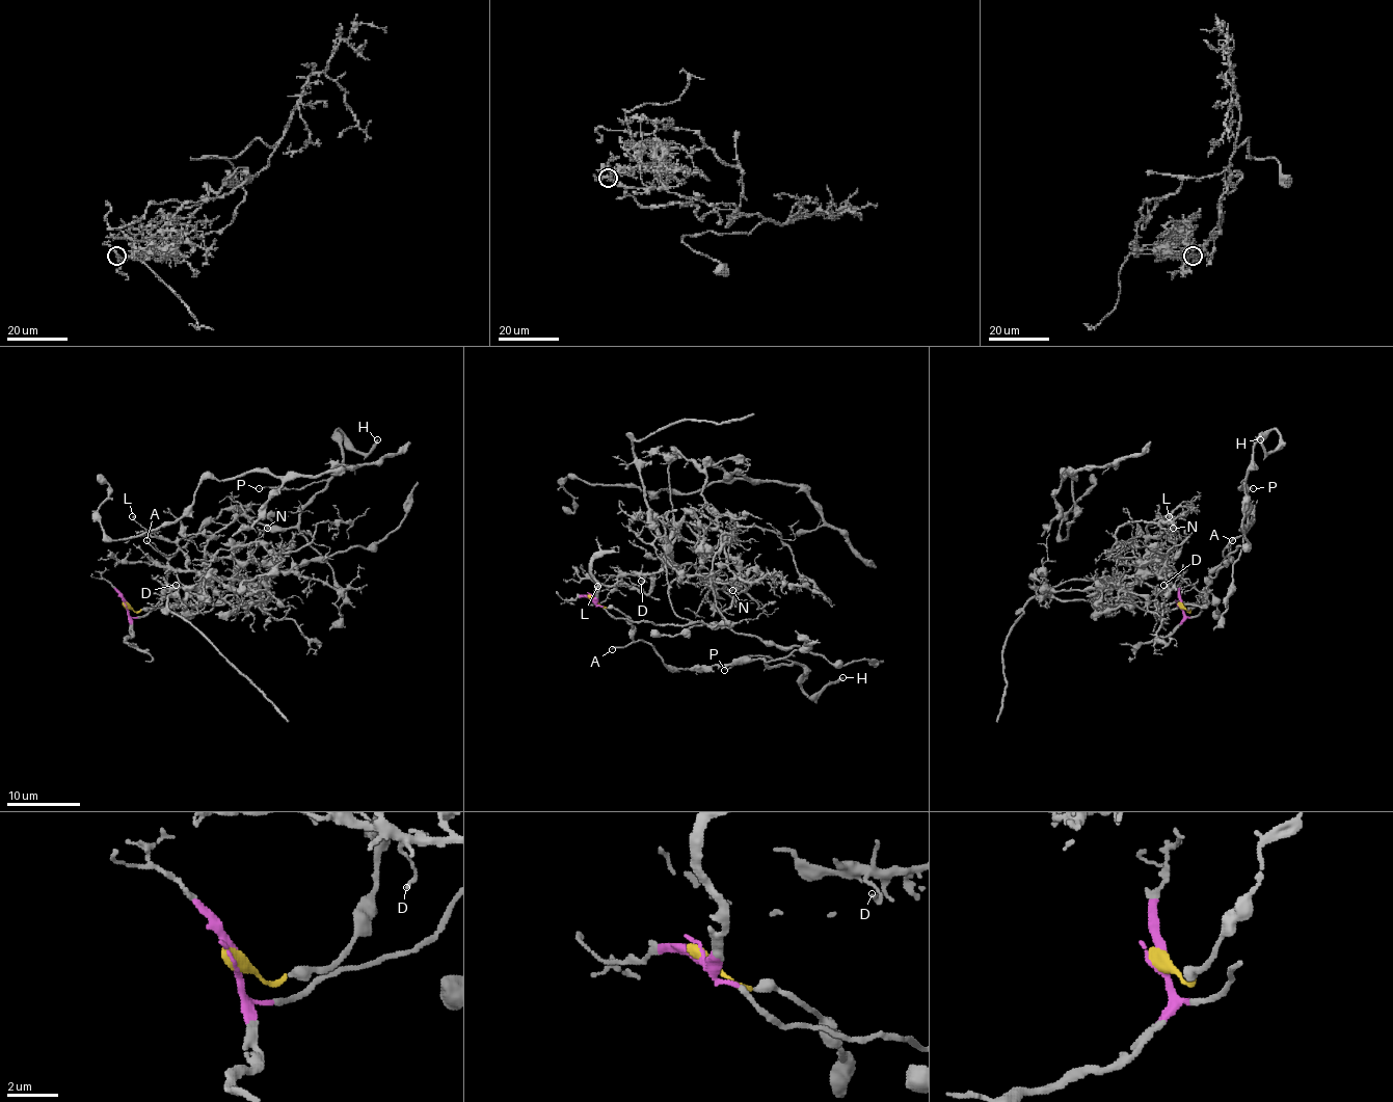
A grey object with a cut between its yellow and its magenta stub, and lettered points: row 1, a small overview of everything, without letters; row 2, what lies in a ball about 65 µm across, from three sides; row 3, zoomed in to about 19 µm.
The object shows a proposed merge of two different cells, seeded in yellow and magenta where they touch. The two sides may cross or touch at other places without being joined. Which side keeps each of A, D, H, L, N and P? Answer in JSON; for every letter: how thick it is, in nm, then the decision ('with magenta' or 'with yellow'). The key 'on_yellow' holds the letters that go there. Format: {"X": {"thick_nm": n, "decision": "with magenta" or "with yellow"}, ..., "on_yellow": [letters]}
{"A": {"thick_nm": 130, "decision": "with yellow"}, "D": {"thick_nm": 120, "decision": "with magenta"}, "H": {"thick_nm": 260, "decision": "with yellow"}, "L": {"thick_nm": 150, "decision": "with magenta"}, "N": {"thick_nm": 150, "decision": "with magenta"}, "P": {"thick_nm": 110, "decision": "with yellow"}, "on_yellow": ["A", "H", "P"]}

